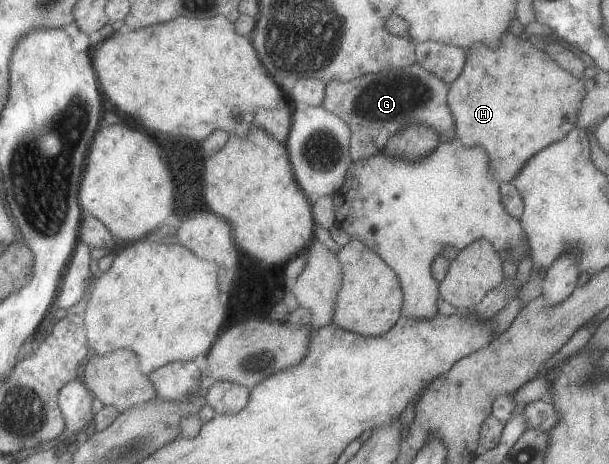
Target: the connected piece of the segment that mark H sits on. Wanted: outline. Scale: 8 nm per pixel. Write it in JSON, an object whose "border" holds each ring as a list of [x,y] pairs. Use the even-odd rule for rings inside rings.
{"border":[[[507,31],[502,36],[499,48],[493,50],[487,45],[468,50],[464,69],[459,78],[450,84],[448,103],[454,116],[456,140],[464,147],[481,144],[490,158],[490,173],[497,182],[509,182],[525,166],[525,163],[552,142],[565,138],[576,126],[582,98],[586,93],[582,80],[575,79],[561,68],[547,52],[533,46],[527,38]],[[521,54],[531,54],[527,60],[527,72],[521,72]]]}

